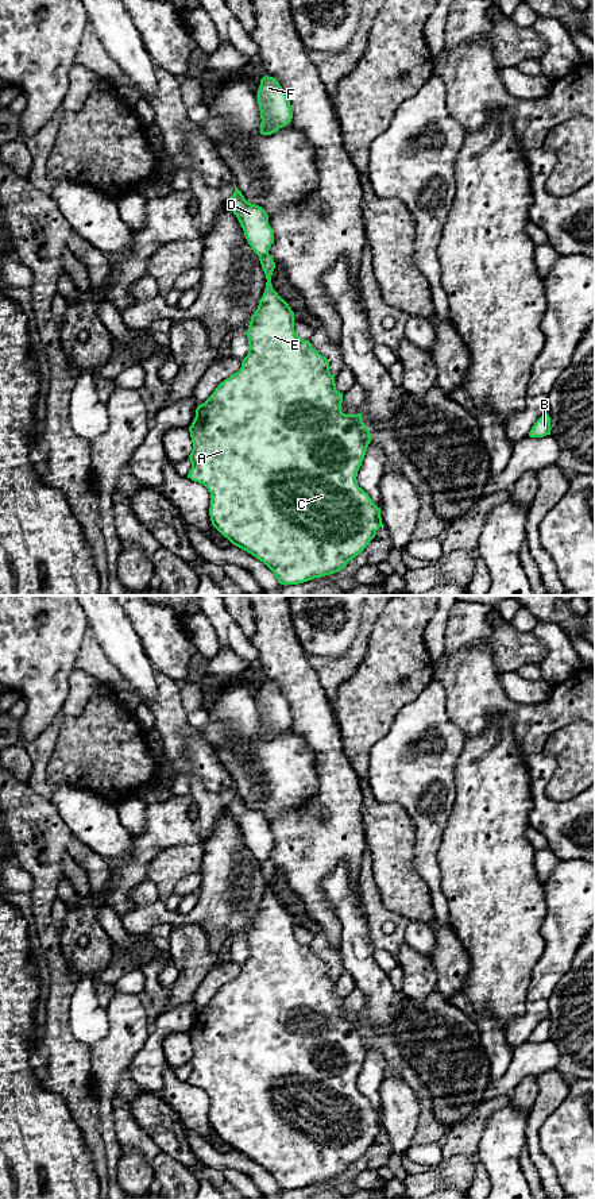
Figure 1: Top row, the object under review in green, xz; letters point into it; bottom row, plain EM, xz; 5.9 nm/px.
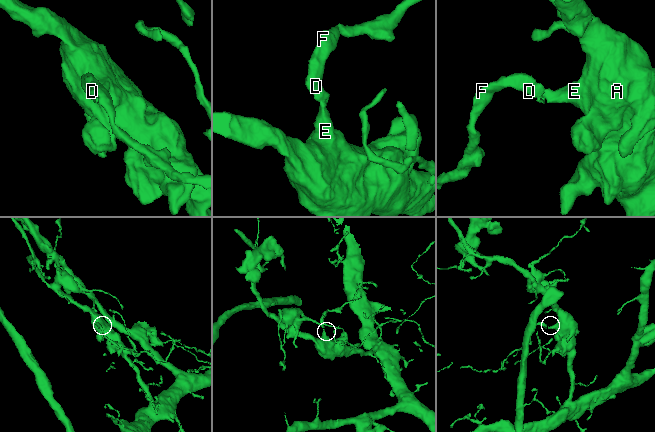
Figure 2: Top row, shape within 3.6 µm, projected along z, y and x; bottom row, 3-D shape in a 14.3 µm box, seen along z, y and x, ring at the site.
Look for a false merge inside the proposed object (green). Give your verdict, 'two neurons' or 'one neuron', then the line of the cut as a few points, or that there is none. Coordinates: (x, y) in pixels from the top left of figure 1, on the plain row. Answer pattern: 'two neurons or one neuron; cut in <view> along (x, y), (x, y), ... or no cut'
one neuron; no cut

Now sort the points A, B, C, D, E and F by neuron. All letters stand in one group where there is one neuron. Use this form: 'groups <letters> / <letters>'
groups A B C D E F

